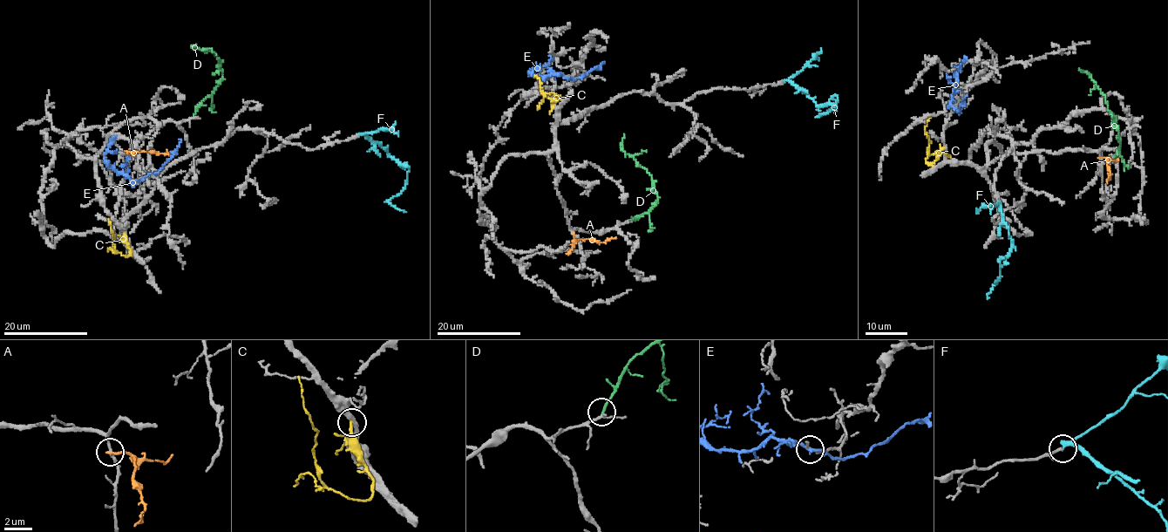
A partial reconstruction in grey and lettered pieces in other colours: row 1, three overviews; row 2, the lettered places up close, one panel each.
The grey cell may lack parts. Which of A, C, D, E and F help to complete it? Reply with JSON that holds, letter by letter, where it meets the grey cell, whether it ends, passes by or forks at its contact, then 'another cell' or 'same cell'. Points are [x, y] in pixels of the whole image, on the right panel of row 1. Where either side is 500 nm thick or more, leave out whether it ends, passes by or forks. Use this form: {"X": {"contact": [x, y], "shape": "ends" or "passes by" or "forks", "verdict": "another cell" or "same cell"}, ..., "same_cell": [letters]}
{"A": {"contact": [1100, 157], "shape": "ends", "verdict": "another cell"}, "C": {"contact": [944, 146], "shape": "passes by", "verdict": "another cell"}, "D": {"contact": [1114, 158], "shape": "ends", "verdict": "same cell"}, "E": {"contact": [953, 106], "shape": "passes by", "verdict": "another cell"}, "F": {"contact": [999, 203], "shape": "passes by", "verdict": "another cell"}, "same_cell": ["D"]}

